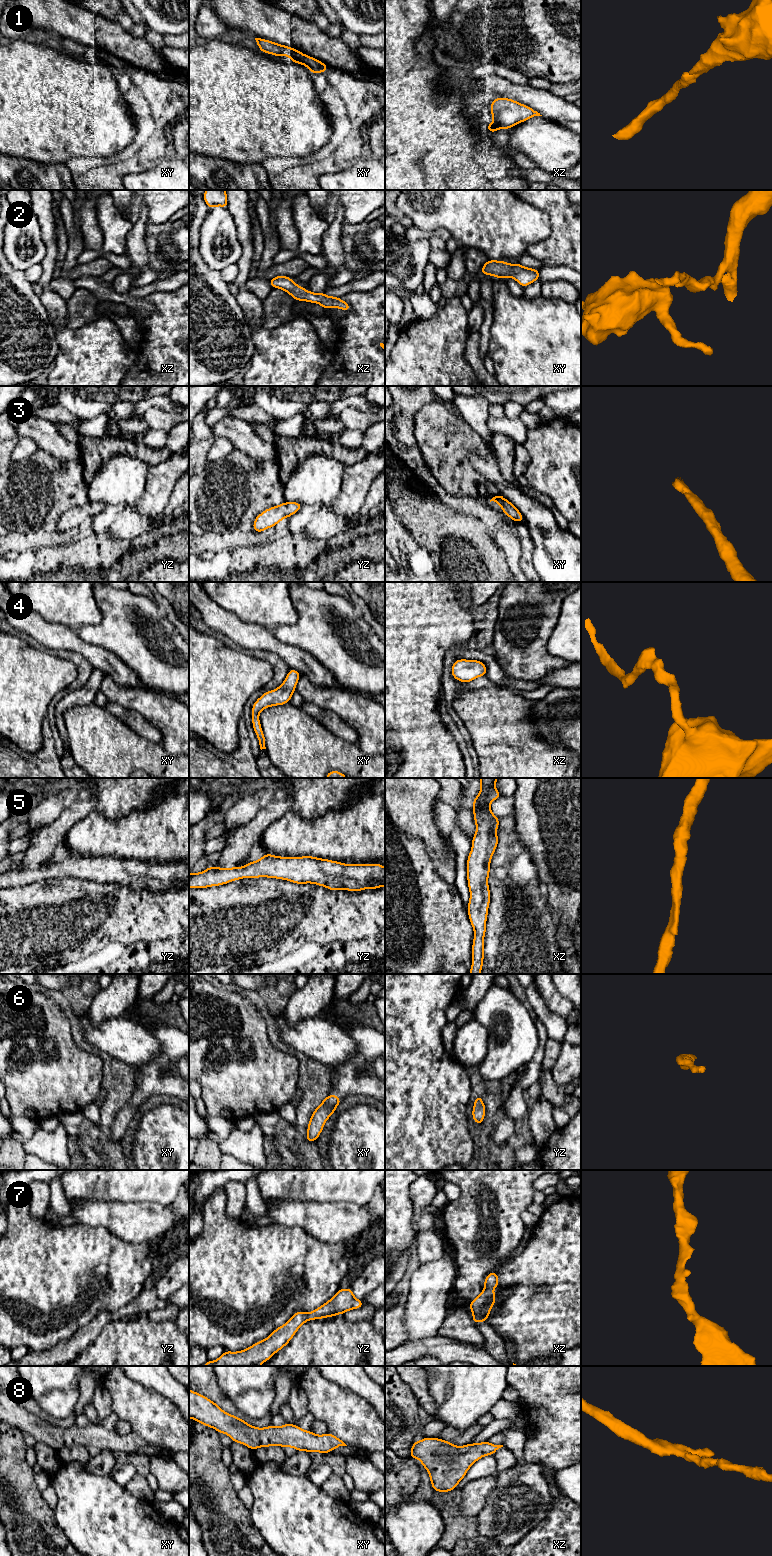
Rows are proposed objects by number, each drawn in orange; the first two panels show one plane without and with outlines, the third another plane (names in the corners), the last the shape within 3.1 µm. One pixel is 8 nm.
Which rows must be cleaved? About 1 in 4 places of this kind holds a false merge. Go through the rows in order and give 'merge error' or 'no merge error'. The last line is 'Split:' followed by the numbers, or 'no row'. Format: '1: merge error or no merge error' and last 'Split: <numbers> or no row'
1: no merge error
2: no merge error
3: no merge error
4: no merge error
5: no merge error
6: no merge error
7: no merge error
8: no merge error
Split: no row

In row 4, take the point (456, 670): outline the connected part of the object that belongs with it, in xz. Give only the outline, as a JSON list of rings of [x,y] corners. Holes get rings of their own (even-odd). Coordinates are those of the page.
[[[458,659],[453,663],[451,673],[454,679],[469,683],[480,676],[486,675],[487,667],[479,660]]]

